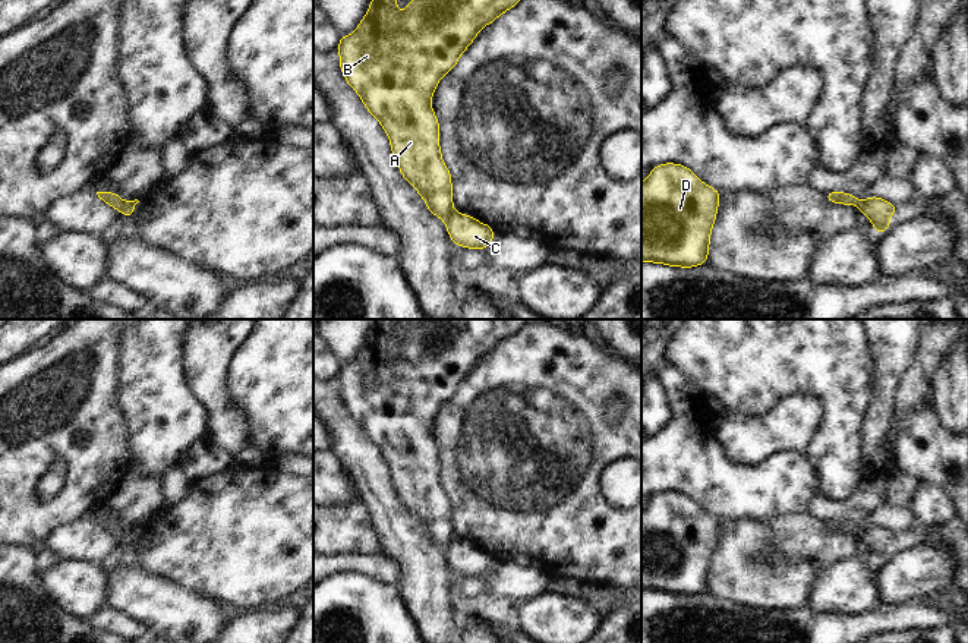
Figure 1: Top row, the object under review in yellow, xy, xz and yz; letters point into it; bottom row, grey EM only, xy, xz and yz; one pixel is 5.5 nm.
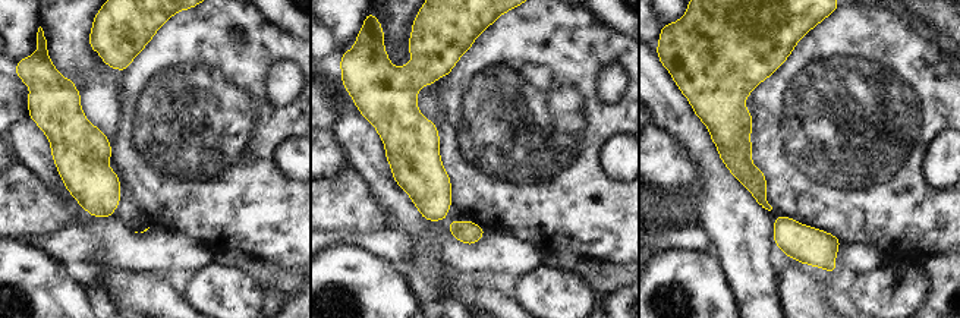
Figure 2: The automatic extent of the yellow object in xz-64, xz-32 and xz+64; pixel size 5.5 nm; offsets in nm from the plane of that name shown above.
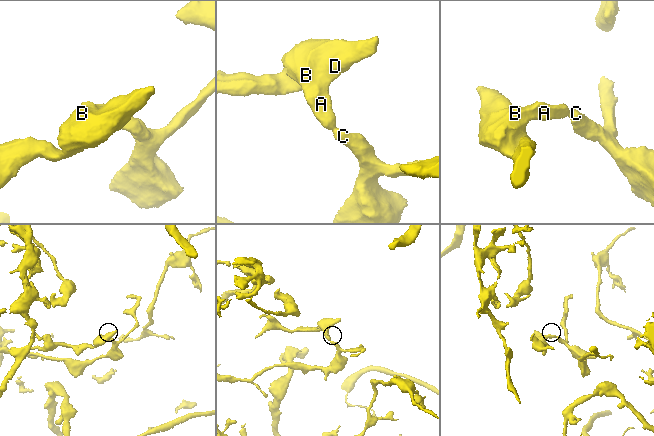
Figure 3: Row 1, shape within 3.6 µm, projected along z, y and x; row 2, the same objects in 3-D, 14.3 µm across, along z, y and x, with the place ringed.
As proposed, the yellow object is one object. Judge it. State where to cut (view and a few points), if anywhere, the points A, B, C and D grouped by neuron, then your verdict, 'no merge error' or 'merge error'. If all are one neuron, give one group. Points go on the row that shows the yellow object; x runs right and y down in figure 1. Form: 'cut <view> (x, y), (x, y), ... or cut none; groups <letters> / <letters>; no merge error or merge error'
cut xz (453, 211), (444, 220); groups A B D / C; merge error

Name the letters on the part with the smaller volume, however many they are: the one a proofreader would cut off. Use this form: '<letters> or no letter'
A, B, D

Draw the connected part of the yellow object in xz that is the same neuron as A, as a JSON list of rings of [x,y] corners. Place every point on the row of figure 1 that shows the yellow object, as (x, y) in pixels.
[[[372,0],[350,35],[340,37],[340,69],[390,138],[401,176],[422,195],[428,209],[445,220],[454,209],[451,173],[439,148],[439,122],[431,100],[439,79],[458,62],[485,25],[520,0],[410,0],[403,13],[397,0]]]

